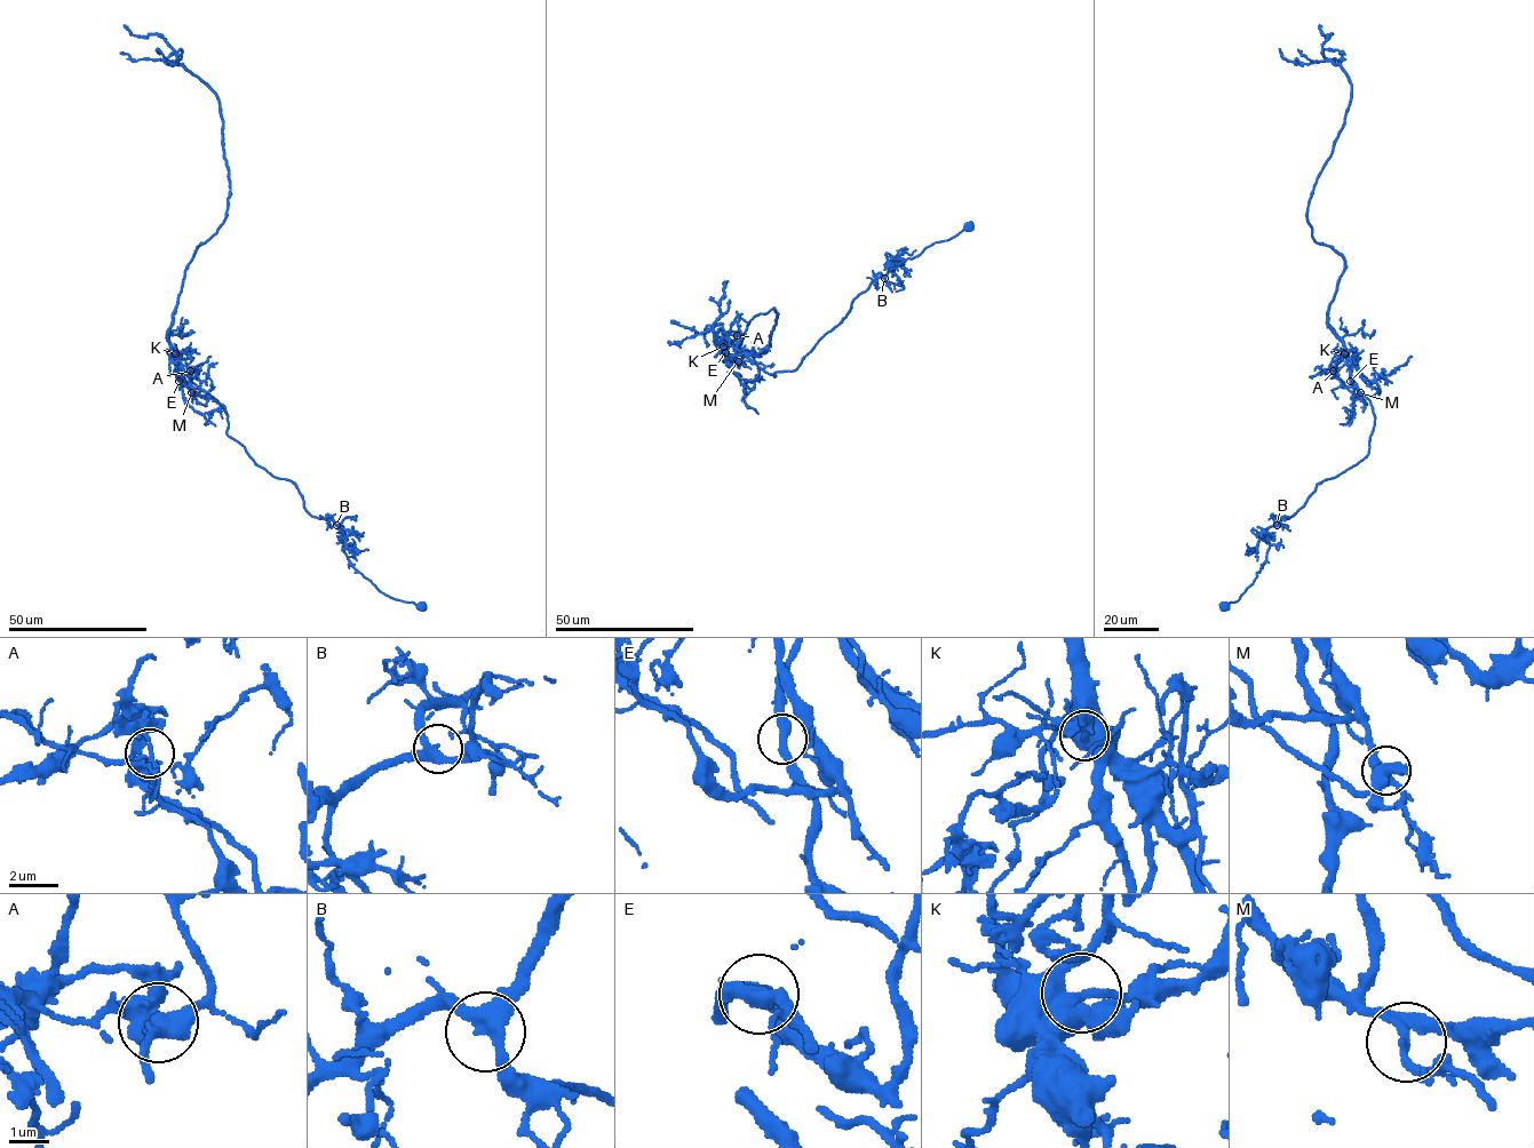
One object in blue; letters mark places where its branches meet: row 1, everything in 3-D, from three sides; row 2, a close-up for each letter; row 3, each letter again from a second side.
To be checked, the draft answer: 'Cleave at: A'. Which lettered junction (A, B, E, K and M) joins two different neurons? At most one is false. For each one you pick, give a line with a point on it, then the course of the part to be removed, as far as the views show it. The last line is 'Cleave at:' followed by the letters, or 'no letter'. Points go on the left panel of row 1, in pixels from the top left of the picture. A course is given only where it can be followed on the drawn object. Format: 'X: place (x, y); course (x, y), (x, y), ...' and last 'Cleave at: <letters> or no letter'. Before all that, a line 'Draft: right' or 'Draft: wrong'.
Draft: right
A: place (190, 371); course (189, 372), (182, 382), (217, 401), (227, 433), (344, 532), (351, 565), (424, 608)
Cleave at: A

